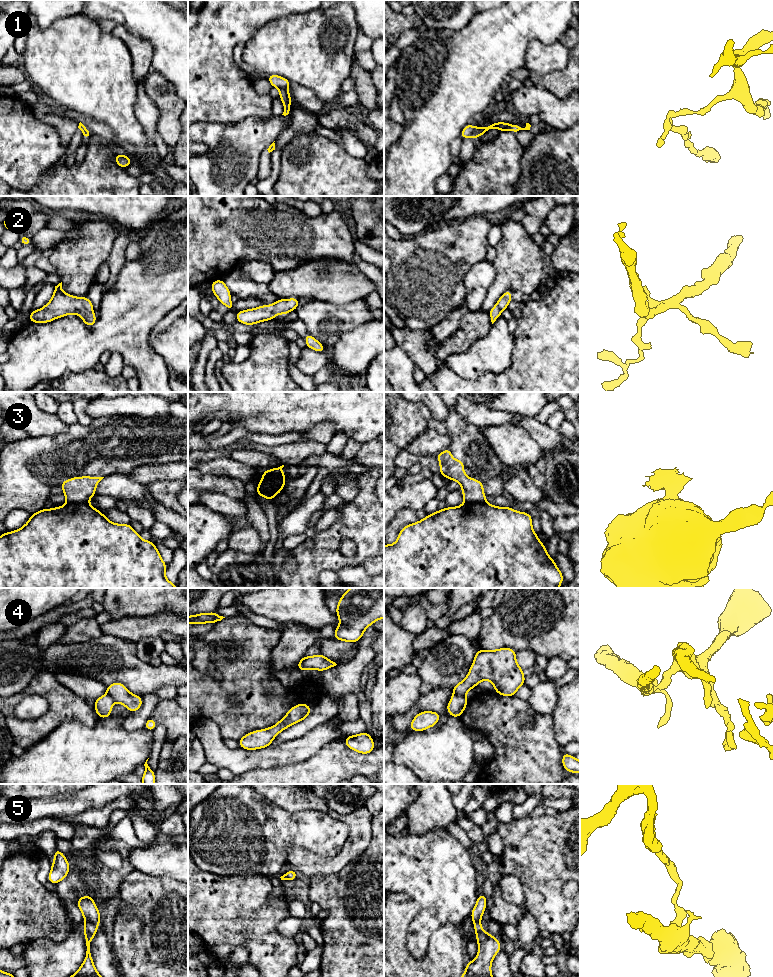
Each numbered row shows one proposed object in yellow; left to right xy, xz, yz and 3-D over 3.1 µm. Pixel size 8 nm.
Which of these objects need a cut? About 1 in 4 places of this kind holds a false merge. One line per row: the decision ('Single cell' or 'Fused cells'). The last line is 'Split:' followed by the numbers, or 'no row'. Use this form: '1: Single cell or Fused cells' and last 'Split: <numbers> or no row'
1: Fused cells
2: Single cell
3: Fused cells
4: Fused cells
5: Fused cells
Split: 1, 3, 4, 5

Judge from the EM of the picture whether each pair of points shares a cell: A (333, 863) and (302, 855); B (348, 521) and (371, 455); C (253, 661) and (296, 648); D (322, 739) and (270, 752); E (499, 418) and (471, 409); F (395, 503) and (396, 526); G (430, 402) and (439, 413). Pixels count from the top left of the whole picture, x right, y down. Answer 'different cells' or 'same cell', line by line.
A: same cell
B: different cells
C: different cells
D: same cell
E: same cell
F: different cells
G: same cell

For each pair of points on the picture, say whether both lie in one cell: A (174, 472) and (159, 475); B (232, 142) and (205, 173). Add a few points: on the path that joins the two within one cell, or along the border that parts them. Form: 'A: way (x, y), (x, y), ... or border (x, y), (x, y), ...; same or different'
A: way (170, 472), (163, 472); same
B: way (228, 150), (213, 165); same

